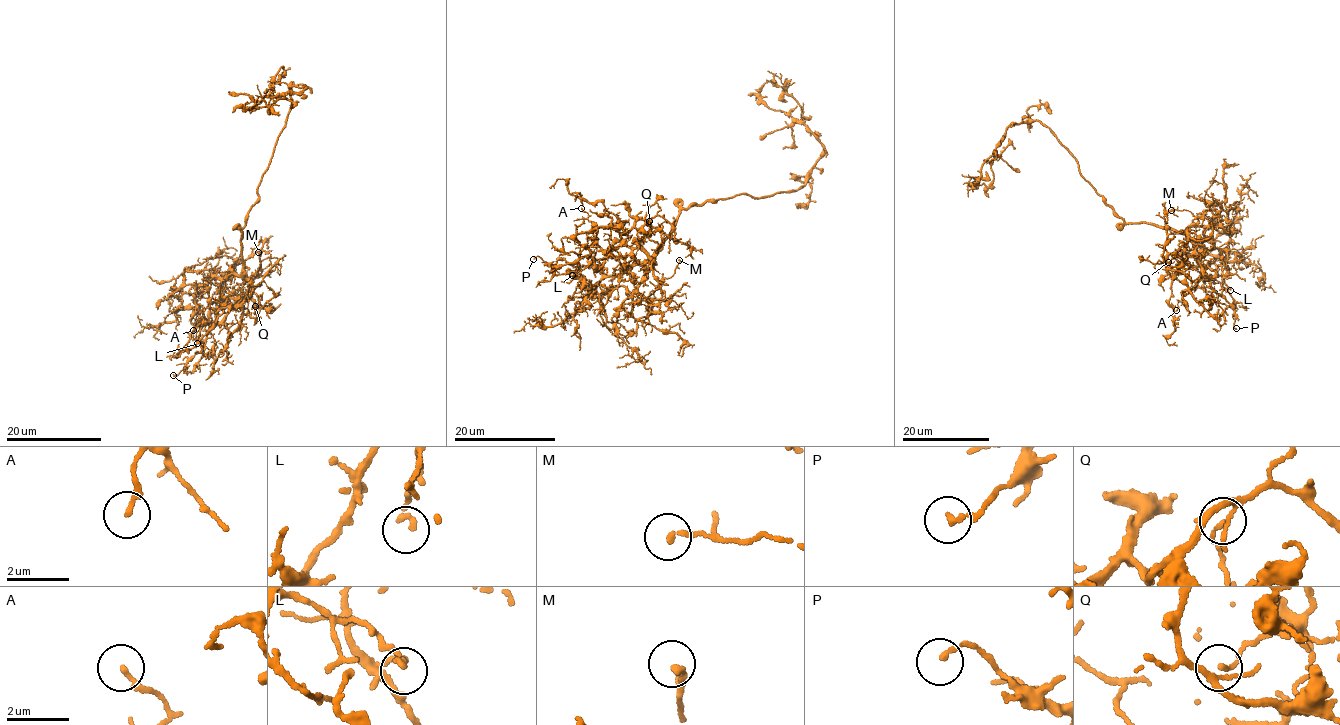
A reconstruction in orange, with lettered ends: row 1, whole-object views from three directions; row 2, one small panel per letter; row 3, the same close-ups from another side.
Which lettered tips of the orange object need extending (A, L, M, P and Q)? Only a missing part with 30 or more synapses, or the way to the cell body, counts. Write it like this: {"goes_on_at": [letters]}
{"goes_on_at": []}

